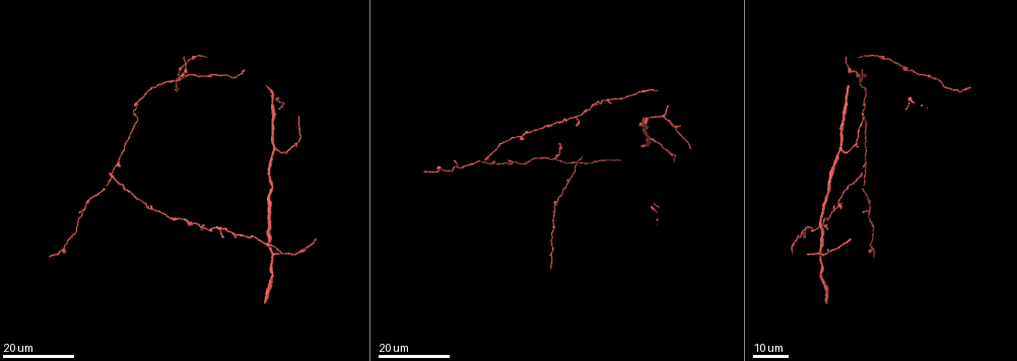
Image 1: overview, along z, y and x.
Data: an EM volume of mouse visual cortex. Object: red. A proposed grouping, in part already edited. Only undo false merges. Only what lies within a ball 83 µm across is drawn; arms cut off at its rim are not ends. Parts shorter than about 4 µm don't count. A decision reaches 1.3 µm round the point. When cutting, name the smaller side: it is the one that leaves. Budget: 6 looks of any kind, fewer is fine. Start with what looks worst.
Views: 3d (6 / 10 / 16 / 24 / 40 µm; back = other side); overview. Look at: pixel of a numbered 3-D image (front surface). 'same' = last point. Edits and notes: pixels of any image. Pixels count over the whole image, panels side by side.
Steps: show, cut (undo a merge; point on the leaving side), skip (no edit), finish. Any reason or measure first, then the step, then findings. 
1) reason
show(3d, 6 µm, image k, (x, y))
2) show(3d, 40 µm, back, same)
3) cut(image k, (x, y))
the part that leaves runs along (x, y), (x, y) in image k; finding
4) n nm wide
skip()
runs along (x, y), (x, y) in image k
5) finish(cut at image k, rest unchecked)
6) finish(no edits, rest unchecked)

show(3d, 16 µm, image 1, (859, 77))

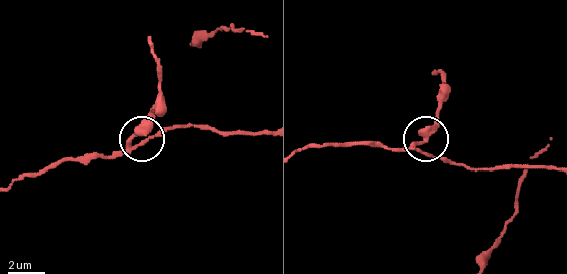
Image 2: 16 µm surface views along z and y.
show(3d, 10 µm, image 2, (129, 138))

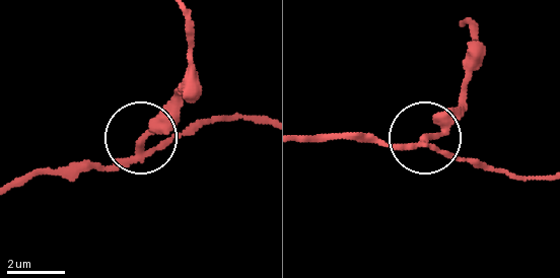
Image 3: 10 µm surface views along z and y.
side arm 9 µm
cut(image 3, (153, 120))
two neurons meet here

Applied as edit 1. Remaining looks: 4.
show(overview)

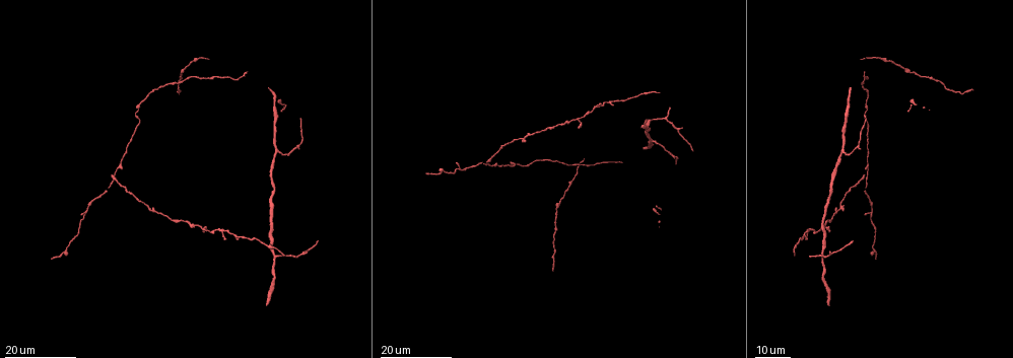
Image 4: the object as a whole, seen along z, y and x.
small branch off a trunk
show(3d, 16 µm, image 4, (489, 165))

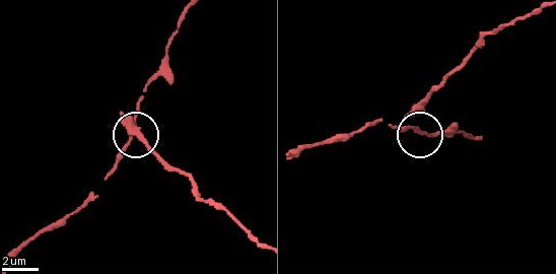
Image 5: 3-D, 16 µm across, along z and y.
show(3d, 10 µm, image 5, (416, 131))

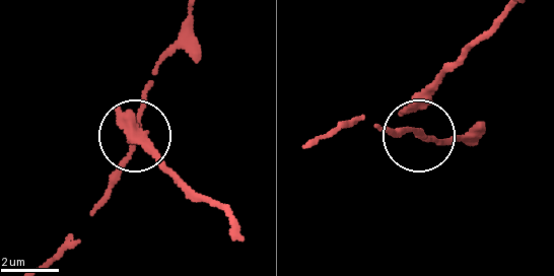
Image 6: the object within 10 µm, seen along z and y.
170 nm wide
skip()
runs along (223, 214), (139, 129), (124, 170), (95, 204) in image 6; one neuron here

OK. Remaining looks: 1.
finish(cut at image 3, rest unchecked)

